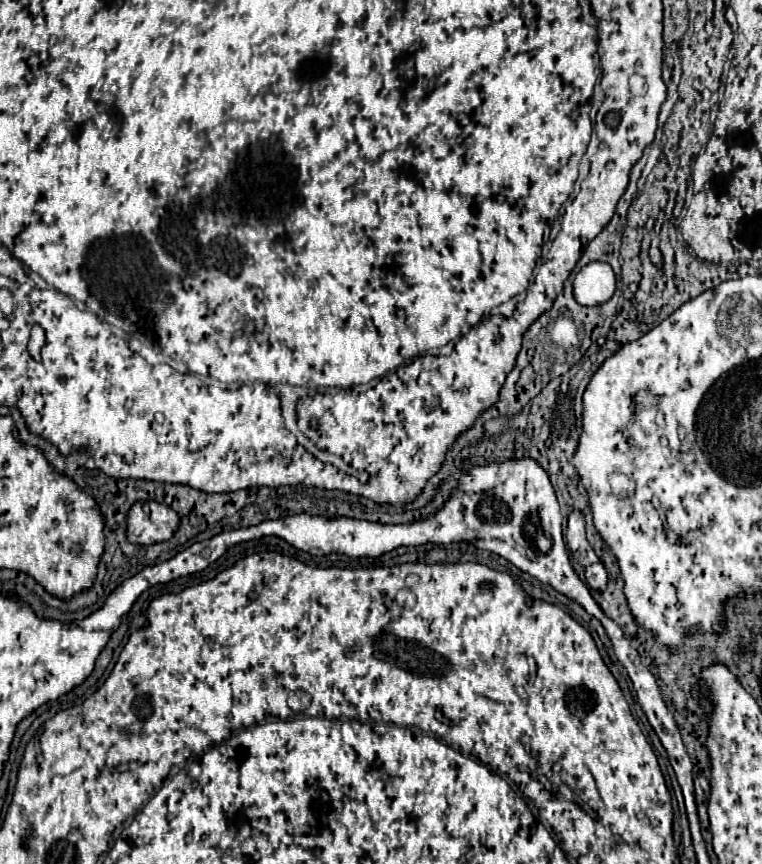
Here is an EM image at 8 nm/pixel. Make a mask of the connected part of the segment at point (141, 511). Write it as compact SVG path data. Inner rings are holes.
M155 500L135 502L127 514L127 538L131 544L157 544L169 540L177 526L177 512Z

